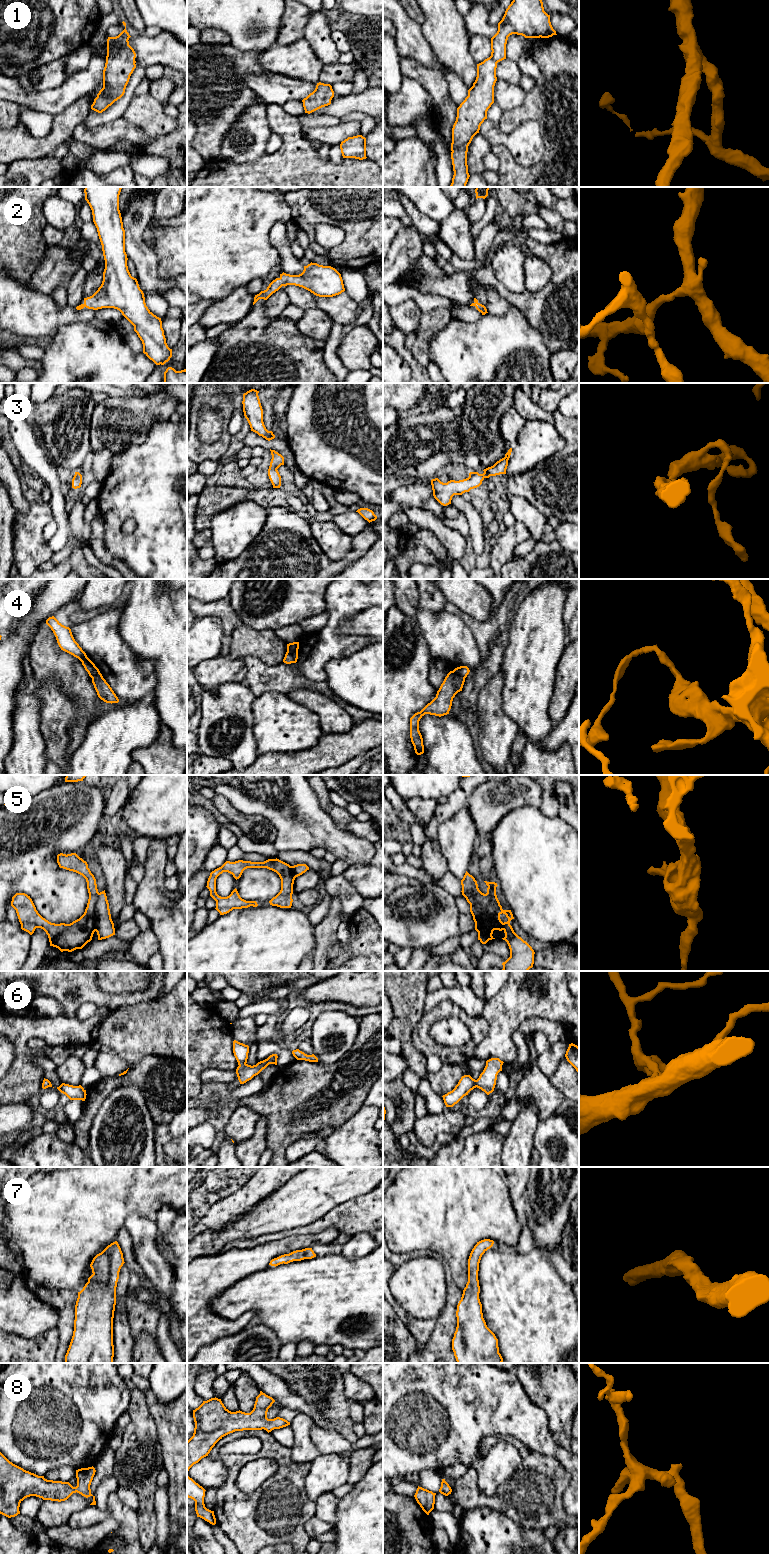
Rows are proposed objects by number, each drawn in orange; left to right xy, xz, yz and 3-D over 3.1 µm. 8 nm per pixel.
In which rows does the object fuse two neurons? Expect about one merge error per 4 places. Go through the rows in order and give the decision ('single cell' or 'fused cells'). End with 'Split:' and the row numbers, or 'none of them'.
1: single cell
2: single cell
3: single cell
4: fused cells
5: fused cells
6: single cell
7: single cell
8: single cell
Split: 4, 5

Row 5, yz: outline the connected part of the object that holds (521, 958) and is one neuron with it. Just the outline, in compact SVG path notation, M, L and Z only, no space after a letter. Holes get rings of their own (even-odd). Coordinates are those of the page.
M466 871L463 879L461 880L462 895L471 894L476 898L478 905L480 906L481 926L486 931L489 940L495 939L492 936L494 930L504 931L505 937L502 939L505 940L509 946L510 957L502 963L502 971L528 971L533 967L535 952L526 941L524 941L514 932L512 926L510 925L510 921L514 919L514 917L511 910L502 909L502 906L500 905L500 902L496 895L496 887L498 886L497 883L487 881L484 882L488 886L486 894L482 893L479 890L475 878Z

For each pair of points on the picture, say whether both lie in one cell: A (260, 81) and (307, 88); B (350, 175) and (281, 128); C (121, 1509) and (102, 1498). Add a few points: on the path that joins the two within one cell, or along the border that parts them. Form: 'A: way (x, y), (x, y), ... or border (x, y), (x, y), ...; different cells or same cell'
A: way (272, 88), (295, 88); same cell
B: way (333, 175), (327, 175), (298, 145); same cell
C: border (114, 1491), (109, 1495), (108, 1501), (103, 1507); different cells

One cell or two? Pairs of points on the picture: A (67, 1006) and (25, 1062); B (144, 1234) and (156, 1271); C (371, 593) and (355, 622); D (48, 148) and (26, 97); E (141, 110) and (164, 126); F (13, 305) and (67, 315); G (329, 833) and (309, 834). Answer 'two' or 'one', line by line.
A: two
B: one
C: two
D: two
E: one
F: one
G: one

